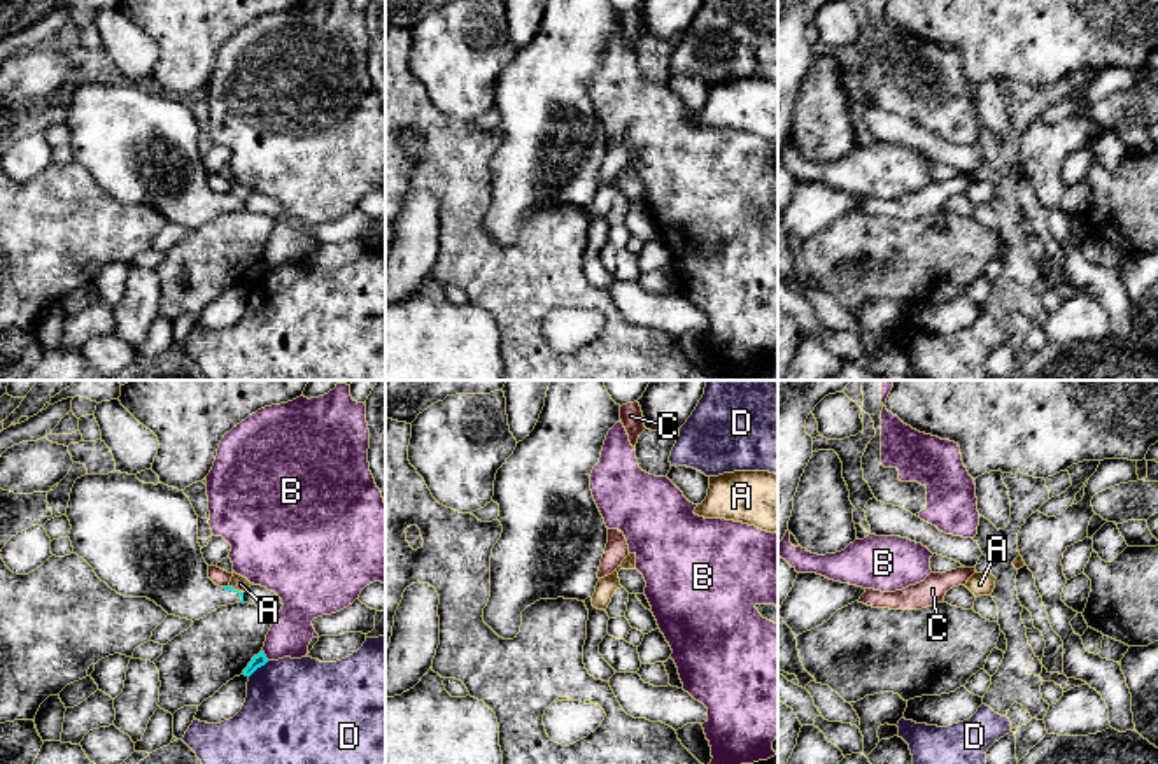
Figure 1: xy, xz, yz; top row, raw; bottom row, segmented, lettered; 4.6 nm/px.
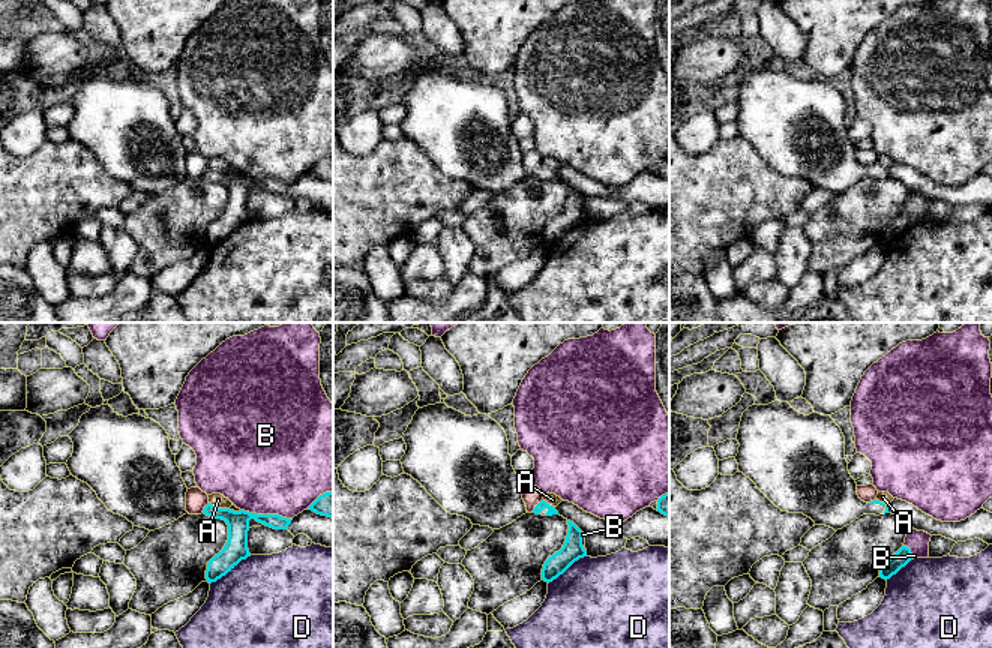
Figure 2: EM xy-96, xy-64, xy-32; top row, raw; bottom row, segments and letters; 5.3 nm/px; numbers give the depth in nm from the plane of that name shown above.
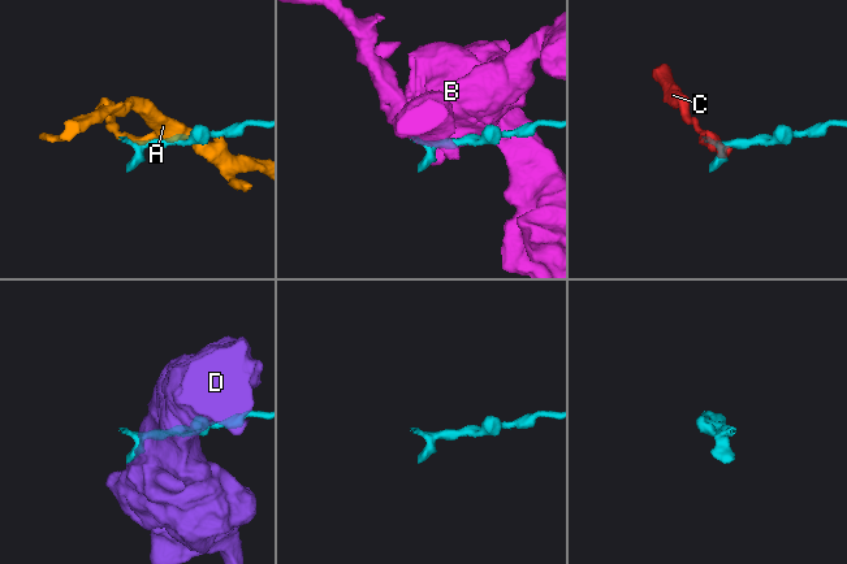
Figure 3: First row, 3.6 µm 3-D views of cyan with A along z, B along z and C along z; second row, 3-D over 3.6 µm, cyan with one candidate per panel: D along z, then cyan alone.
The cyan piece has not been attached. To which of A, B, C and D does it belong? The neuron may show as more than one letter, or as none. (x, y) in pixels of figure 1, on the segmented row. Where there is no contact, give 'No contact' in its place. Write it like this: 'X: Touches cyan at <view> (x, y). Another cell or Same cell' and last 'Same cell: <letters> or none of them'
A: Touches cyan at xy (233, 589). Another cell
B: Touches cyan at xy (265, 656). Another cell
C: Touches cyan at xy (225, 587). Another cell
D: Touches cyan at xy (258, 666). Another cell
Same cell: none of them

